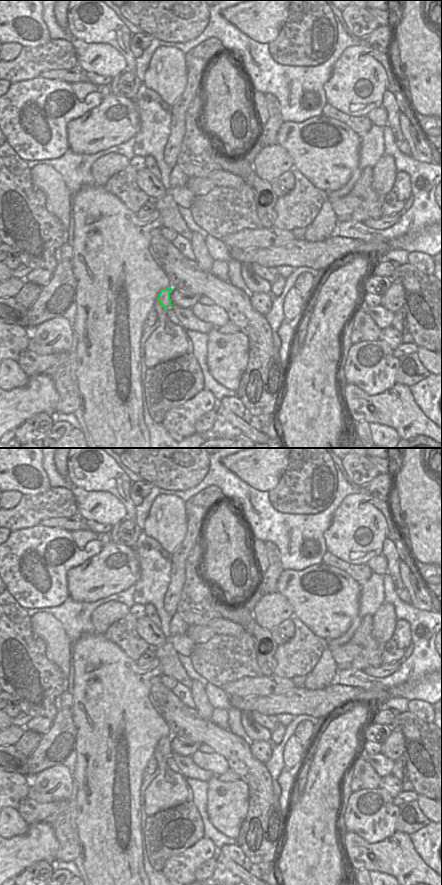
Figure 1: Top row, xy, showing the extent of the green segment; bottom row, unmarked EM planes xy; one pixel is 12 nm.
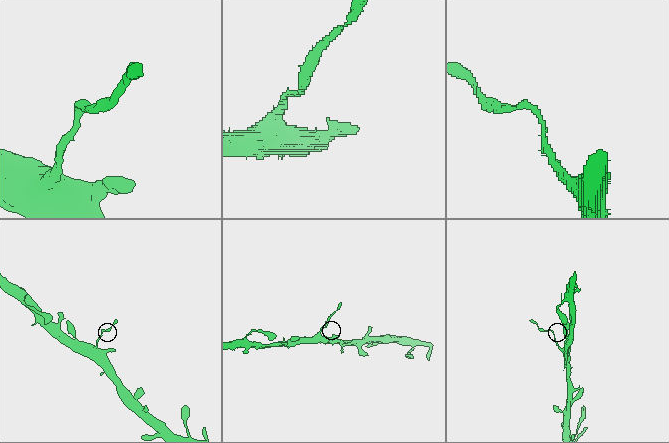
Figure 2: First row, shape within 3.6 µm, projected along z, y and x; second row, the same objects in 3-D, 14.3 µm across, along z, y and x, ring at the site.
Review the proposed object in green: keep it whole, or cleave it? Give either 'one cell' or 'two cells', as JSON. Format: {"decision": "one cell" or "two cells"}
{"decision": "two cells"}

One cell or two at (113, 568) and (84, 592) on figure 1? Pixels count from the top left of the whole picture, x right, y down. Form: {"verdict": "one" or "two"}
{"verdict": "one"}

